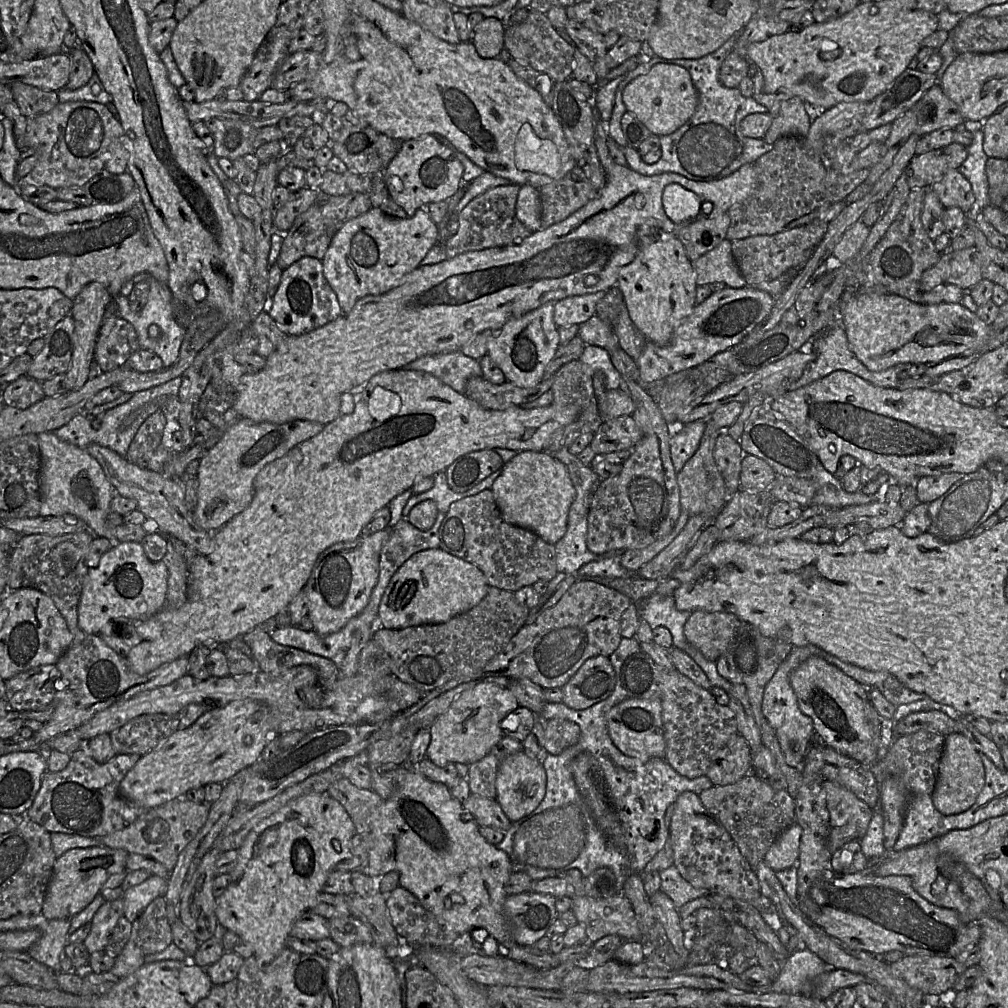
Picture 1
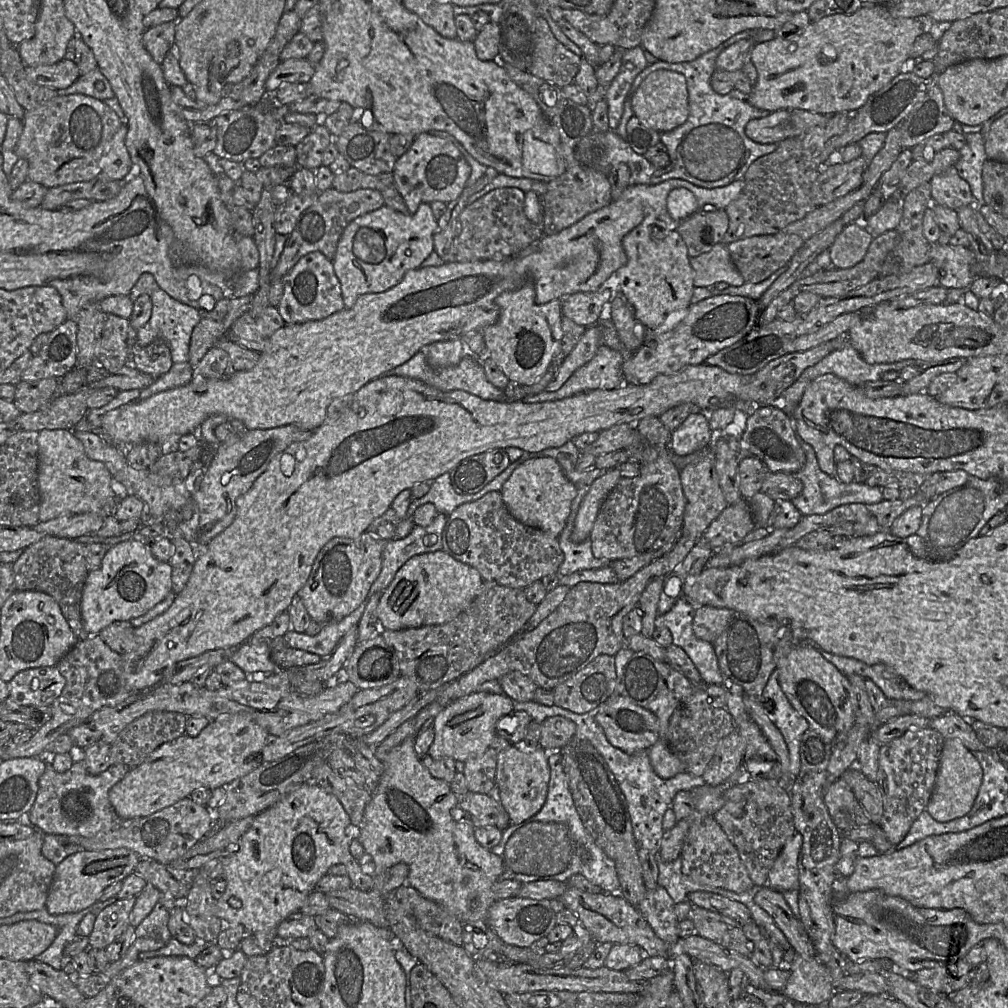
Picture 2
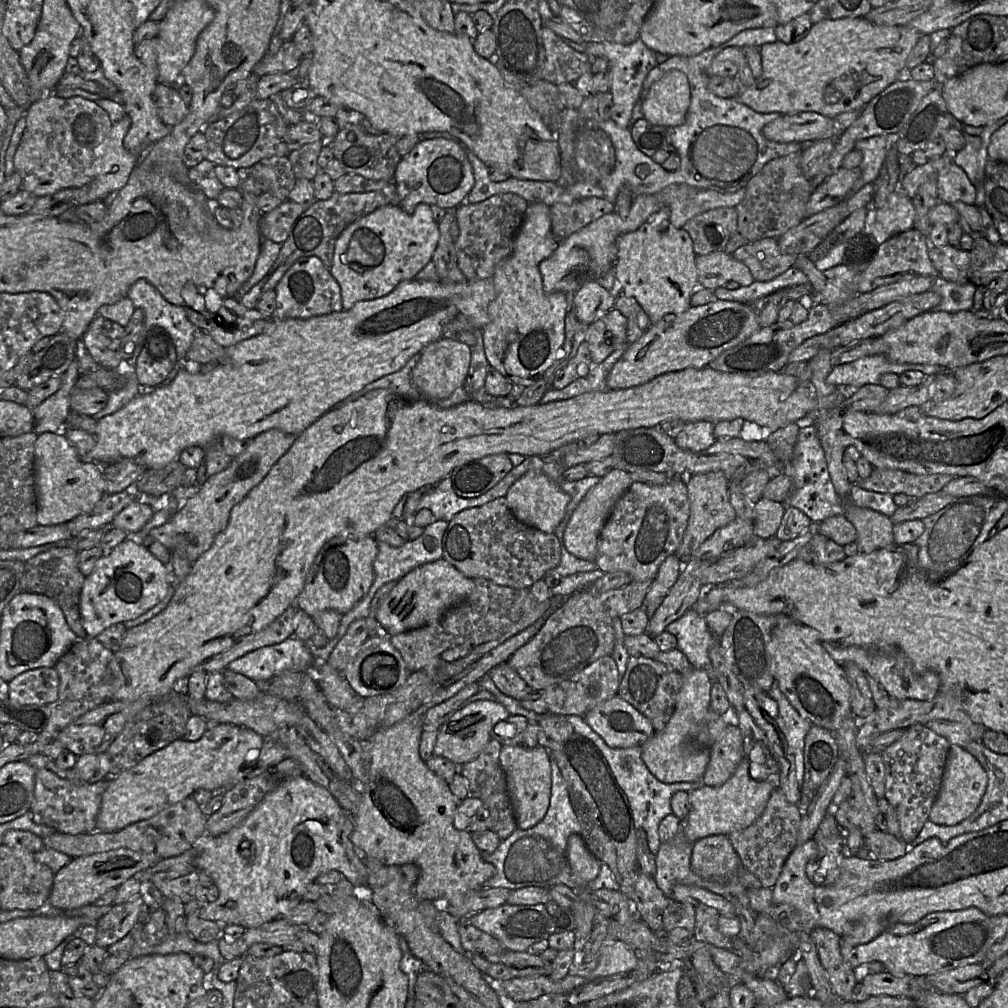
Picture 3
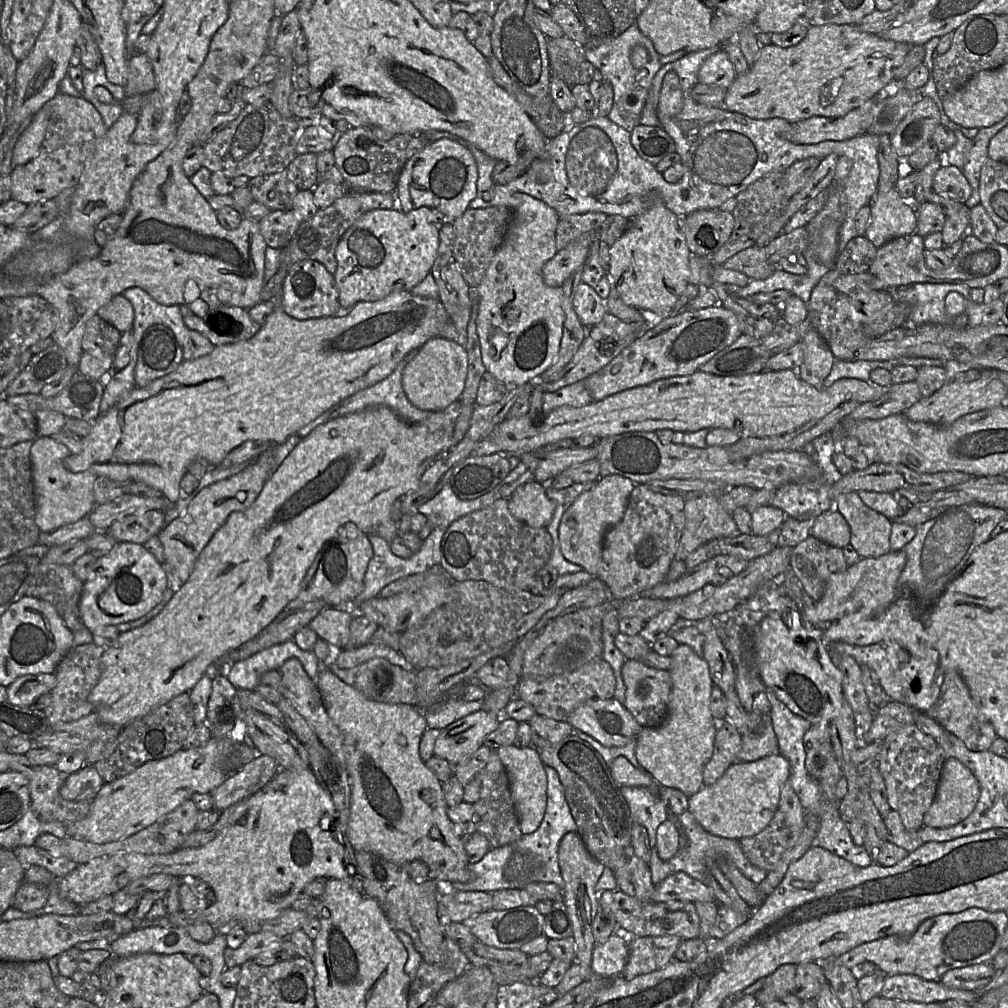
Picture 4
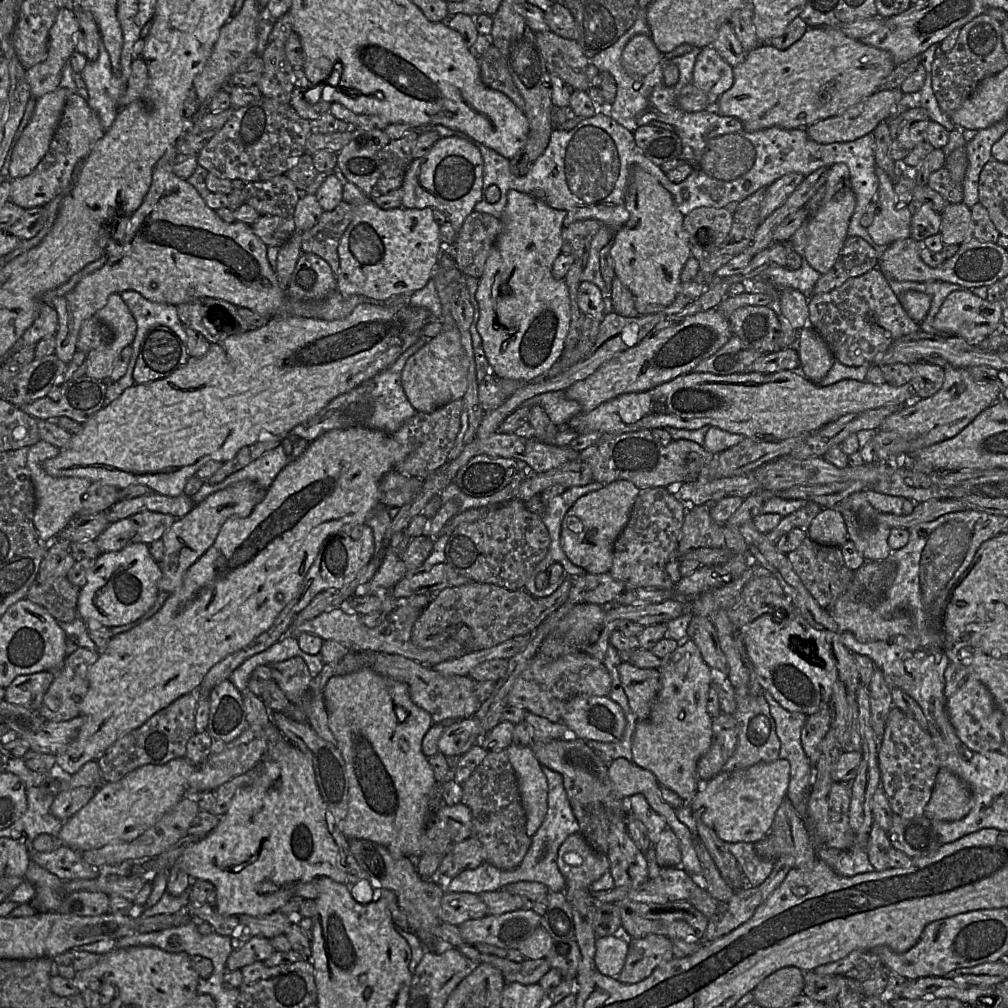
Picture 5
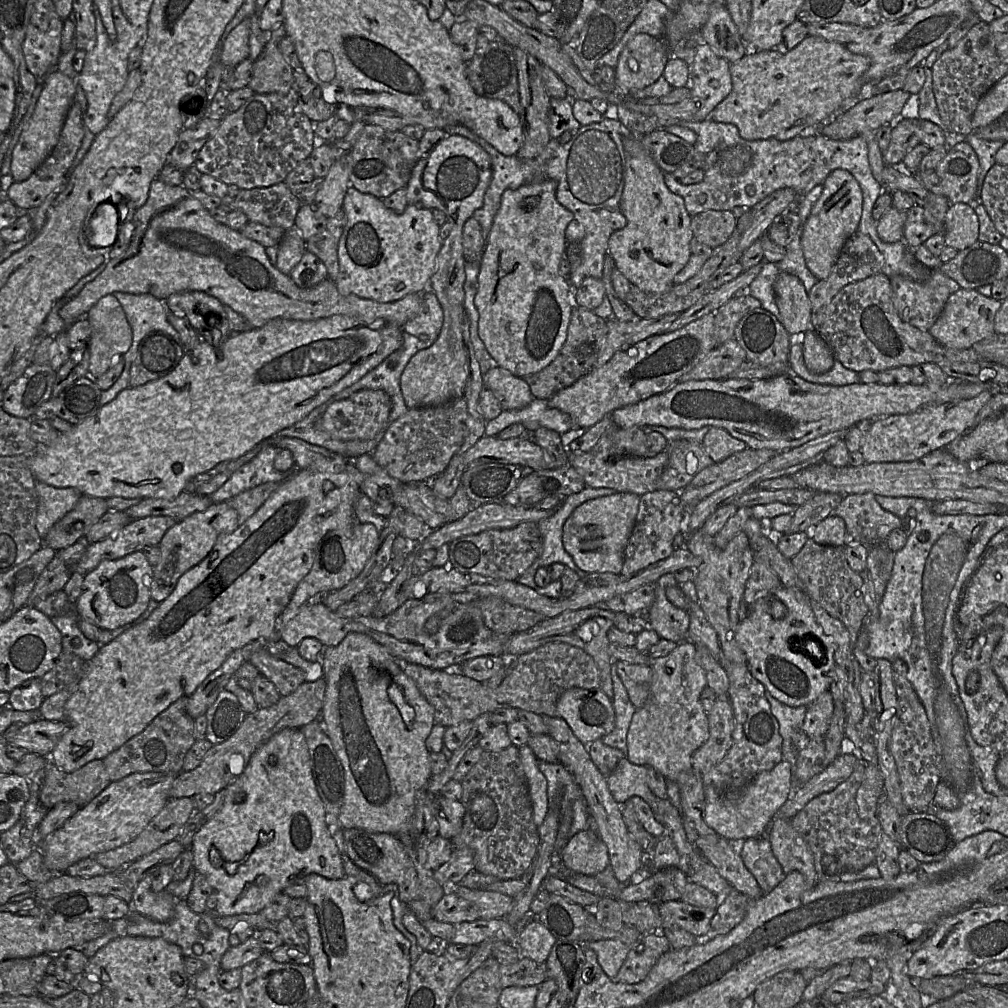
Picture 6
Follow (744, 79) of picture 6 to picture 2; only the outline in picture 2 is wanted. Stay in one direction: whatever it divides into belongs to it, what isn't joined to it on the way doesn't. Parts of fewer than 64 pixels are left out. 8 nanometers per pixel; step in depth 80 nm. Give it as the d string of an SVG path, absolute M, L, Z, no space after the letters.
M864 4L852 14L833 14L823 17L817 22L811 22L800 35L788 38L776 36L762 43L755 43L751 52L750 60L758 71L758 80L747 96L743 96L752 106L771 112L785 109L804 109L824 115L832 115L840 112L857 111L868 99L887 86L896 76L902 72L906 61L911 57L911 49L916 39L924 33L929 33L929 25L918 18L900 18L891 15L888 4Z

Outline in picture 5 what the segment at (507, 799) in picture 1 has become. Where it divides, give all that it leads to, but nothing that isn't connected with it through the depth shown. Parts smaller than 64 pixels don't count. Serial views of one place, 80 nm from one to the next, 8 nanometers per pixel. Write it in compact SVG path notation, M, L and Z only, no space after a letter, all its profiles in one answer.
M511 744L506 752L516 774L522 805L526 813L526 833L532 837L547 813L547 779L531 747Z

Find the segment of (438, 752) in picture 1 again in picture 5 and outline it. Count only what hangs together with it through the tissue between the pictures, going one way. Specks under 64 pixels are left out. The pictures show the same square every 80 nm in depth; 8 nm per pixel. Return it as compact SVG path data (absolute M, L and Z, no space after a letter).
M476 717L462 719L445 728L438 742L439 753L458 759L482 739L482 727Z

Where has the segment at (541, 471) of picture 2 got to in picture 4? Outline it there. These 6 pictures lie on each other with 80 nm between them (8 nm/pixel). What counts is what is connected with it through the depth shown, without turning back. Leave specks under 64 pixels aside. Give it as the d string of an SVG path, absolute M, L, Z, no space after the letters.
M535 480L520 485L507 500L511 514L534 528L546 528L556 508L547 496L547 487Z

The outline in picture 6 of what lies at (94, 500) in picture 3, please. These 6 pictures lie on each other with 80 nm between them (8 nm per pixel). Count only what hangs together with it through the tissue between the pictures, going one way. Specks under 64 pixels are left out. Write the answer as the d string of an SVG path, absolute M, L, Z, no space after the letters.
M35 480L37 514L35 527L44 538L51 527L71 511L82 493L76 488L57 488Z

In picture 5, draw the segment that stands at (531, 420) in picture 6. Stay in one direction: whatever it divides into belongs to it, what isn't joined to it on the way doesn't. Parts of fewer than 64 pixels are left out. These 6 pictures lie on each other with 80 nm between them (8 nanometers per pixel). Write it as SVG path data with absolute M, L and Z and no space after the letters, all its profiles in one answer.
M564 391L542 393L524 401L521 406L531 408L534 405L541 406L550 421L558 428L565 428L572 417L582 412L580 404L566 398Z

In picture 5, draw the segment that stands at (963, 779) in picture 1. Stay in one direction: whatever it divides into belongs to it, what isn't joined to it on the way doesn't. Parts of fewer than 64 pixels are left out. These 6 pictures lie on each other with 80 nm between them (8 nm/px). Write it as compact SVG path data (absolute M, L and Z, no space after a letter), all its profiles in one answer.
M940 768L924 816L952 822L964 818L973 807L970 789L951 771Z

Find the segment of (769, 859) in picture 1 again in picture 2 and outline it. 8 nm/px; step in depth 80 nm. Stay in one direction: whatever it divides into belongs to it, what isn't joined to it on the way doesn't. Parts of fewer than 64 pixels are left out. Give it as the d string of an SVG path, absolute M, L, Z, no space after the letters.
M798 831L787 840L769 872L769 887L779 892L794 889L799 891L799 857L802 843L803 837Z

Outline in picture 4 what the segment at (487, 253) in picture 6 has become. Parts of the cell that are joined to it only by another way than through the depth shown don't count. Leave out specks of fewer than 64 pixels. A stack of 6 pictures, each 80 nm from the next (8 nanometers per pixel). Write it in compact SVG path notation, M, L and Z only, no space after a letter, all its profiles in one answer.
M522 192L514 193L518 201L503 239L490 262L477 292L479 313L477 331L486 370L508 387L534 382L553 364L560 351L565 313L562 287L550 287L542 276L543 265L557 253L556 228L560 215L543 201Z

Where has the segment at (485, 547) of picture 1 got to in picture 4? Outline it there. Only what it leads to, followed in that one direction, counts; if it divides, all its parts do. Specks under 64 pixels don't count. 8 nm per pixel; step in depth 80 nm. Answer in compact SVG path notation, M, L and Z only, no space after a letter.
M499 499L490 506L455 520L446 530L441 544L440 565L455 582L483 580L511 591L527 590L537 573L551 558L553 541L546 528L534 528L516 519L509 510L507 499Z

